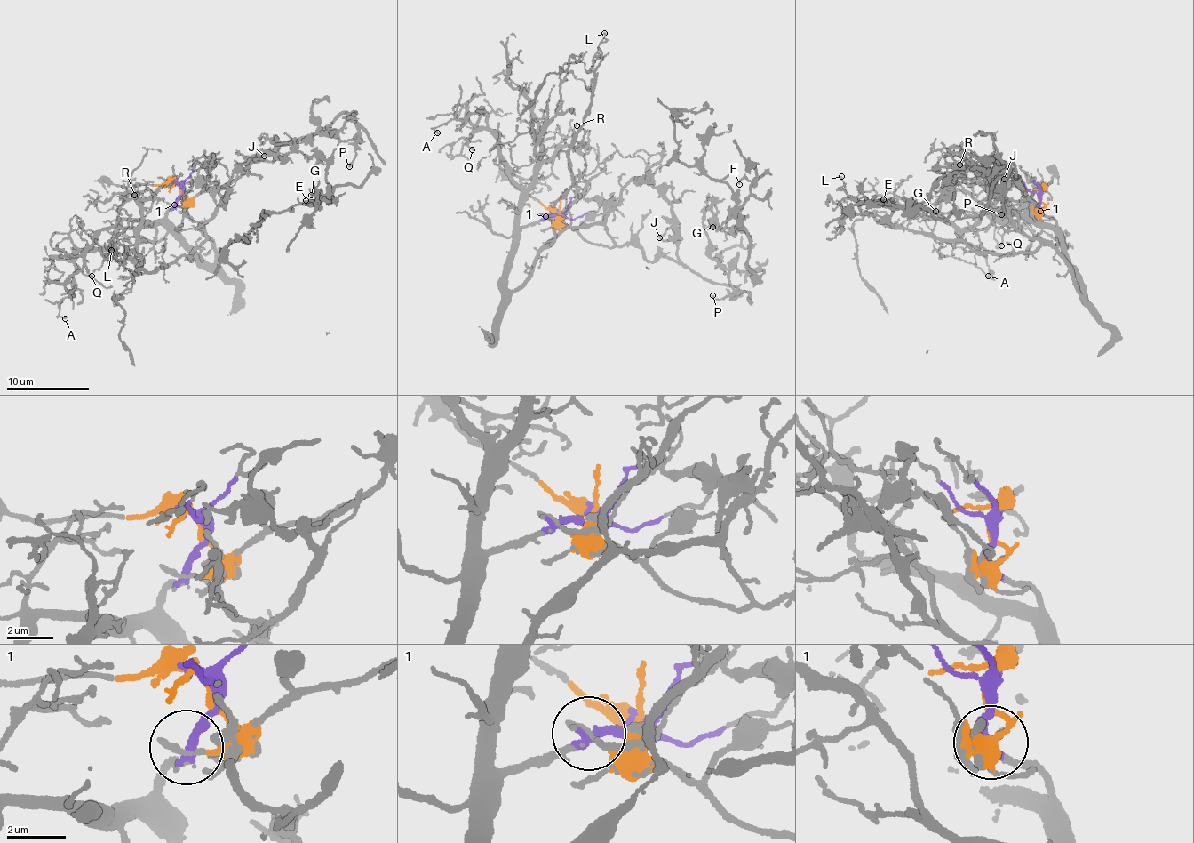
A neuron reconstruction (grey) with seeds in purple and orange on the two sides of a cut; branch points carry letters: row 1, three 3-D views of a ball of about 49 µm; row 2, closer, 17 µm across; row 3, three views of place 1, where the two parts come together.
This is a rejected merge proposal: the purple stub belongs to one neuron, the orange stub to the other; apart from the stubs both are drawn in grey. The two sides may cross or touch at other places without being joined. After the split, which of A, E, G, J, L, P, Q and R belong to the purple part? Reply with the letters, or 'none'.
A, L, Q, R

